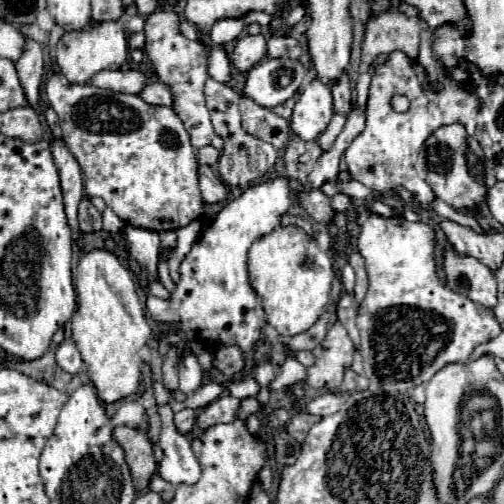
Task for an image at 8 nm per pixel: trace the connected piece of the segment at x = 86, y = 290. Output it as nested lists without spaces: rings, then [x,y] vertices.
[[[91,250],[77,264],[77,310],[71,318],[73,340],[87,364],[87,374],[103,402],[115,402],[137,392],[141,376],[139,348],[151,338],[131,273],[111,250]]]

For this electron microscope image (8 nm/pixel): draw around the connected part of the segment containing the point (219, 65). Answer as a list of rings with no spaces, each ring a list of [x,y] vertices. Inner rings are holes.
[[[213,46],[209,54],[209,76],[217,82],[229,82],[231,78],[231,58],[223,46]]]

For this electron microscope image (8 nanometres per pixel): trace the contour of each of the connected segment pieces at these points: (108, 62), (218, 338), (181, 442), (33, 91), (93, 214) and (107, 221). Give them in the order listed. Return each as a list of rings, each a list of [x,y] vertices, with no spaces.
[[[120,20],[95,24],[87,30],[65,32],[63,38],[57,42],[57,50],[55,50],[55,58],[63,76],[69,82],[89,84],[91,76],[99,70],[119,70],[121,64],[127,60],[127,52],[129,52],[127,36],[129,36],[129,30],[124,28]]]
[[[273,178],[251,186],[239,198],[221,208],[183,258],[179,266],[179,282],[175,284],[171,298],[147,298],[147,310],[153,320],[159,324],[167,322],[193,338],[211,338],[213,352],[221,346],[239,346],[243,354],[251,352],[257,340],[261,340],[265,316],[261,300],[249,284],[247,252],[259,236],[279,226],[281,214],[291,206],[289,196],[289,182]]]
[[[169,404],[159,406],[161,416],[161,434],[159,446],[163,448],[165,458],[159,464],[159,474],[171,484],[195,484],[199,480],[201,468],[191,450],[191,444],[185,434],[177,432],[173,424],[173,410]]]
[[[25,38],[23,54],[15,66],[17,66],[25,96],[29,100],[29,106],[35,106],[39,100],[39,86],[43,78],[43,48],[39,46],[39,42]]]
[[[85,196],[79,204],[79,228],[81,232],[97,232],[101,230],[101,212],[91,204],[91,200]]]
[[[105,208],[105,212],[103,212],[103,228],[107,232],[111,232],[111,234],[117,234],[117,232],[123,230],[123,226],[125,226],[123,220],[111,208]]]

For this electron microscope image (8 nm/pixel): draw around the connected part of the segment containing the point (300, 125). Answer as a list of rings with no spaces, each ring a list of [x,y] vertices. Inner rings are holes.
[[[313,80],[305,90],[301,90],[299,100],[293,108],[289,128],[301,140],[315,140],[333,118],[333,98],[331,88],[319,80]]]

